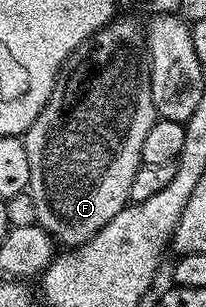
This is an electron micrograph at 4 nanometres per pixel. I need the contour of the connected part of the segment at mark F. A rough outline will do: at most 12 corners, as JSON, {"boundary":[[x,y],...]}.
{"boundary":[[144,26],[70,55],[24,135],[38,225],[83,246],[156,120]]}

